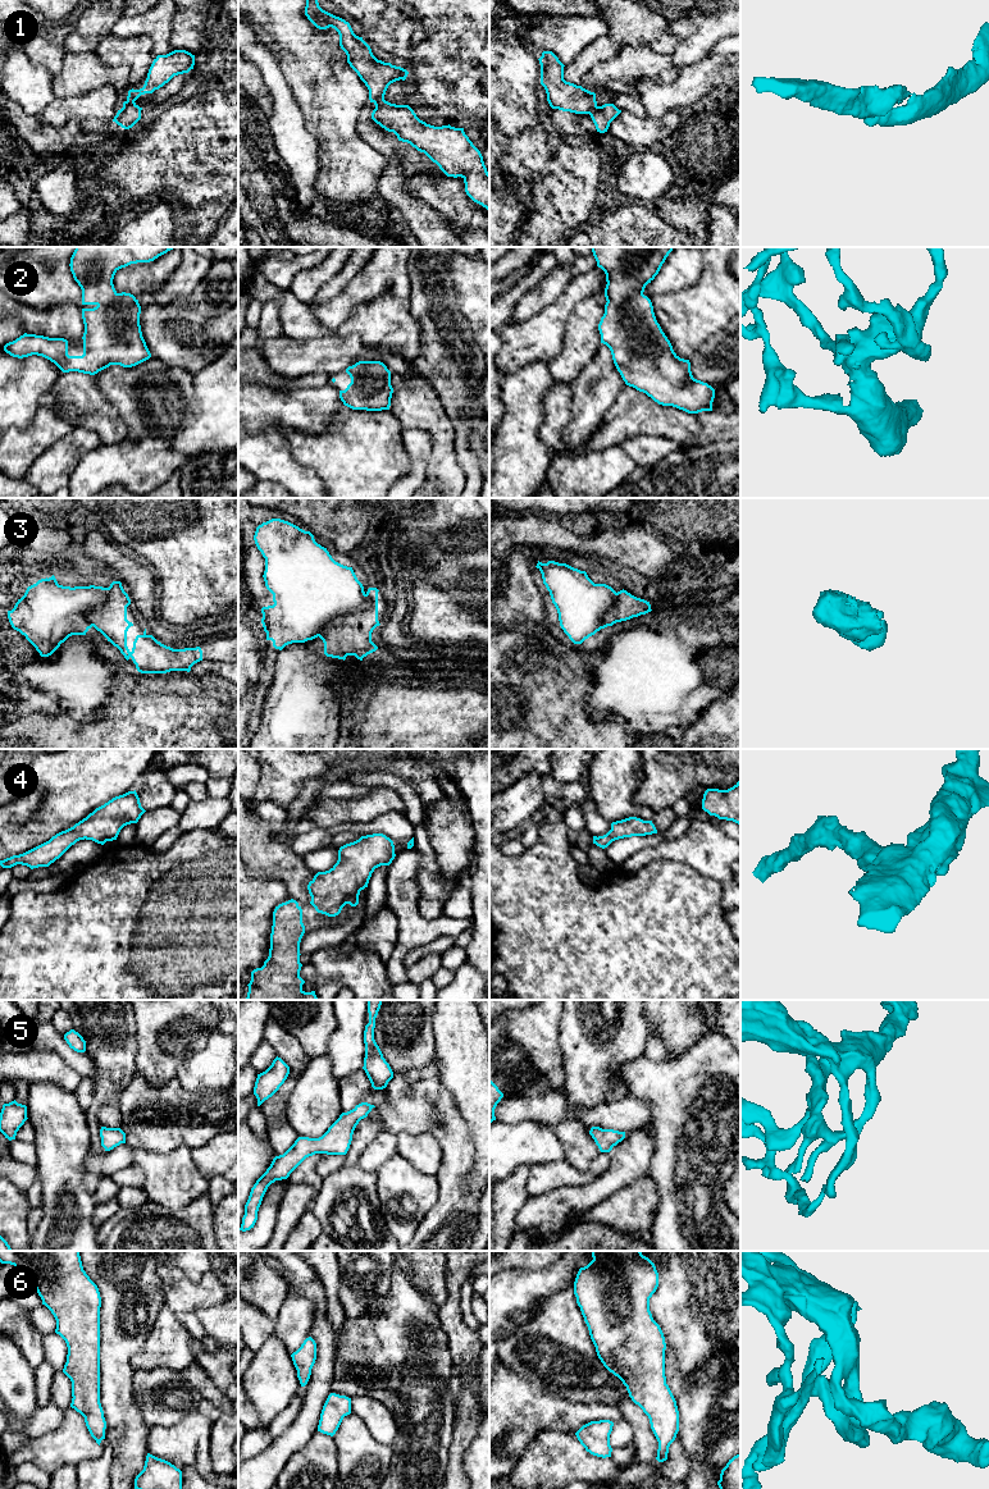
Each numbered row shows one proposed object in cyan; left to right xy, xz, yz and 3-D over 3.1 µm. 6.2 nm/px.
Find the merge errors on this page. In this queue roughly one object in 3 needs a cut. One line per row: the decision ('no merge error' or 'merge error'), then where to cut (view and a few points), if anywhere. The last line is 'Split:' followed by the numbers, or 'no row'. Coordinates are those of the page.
1: merge error; cut in xy along (133, 101), (123, 108)
2: no merge error; no cut
3: merge error; cut in xz along (367, 594), (367, 603), (361, 608), (336, 617), (318, 635)
4: no merge error; no cut
5: no merge error; no cut
6: no merge error; no cut
Split: 1, 3

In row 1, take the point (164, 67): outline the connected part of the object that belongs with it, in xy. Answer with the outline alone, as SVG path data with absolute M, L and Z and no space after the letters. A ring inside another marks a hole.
M174 50L167 55L158 55L149 69L143 87L129 90L123 108L135 102L141 95L152 93L155 90L159 90L174 76L188 73L193 69L193 65L195 55L186 50Z

